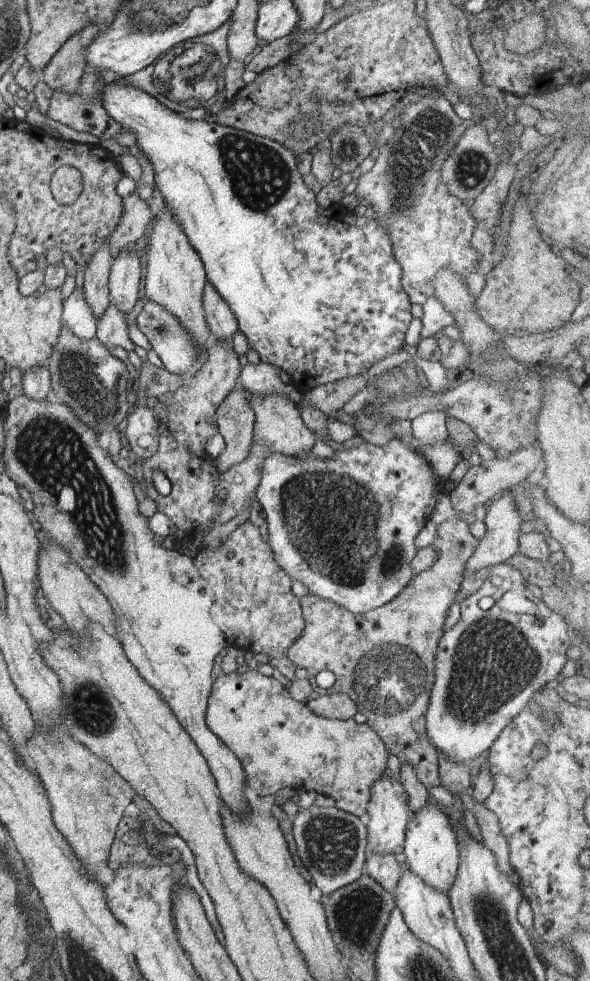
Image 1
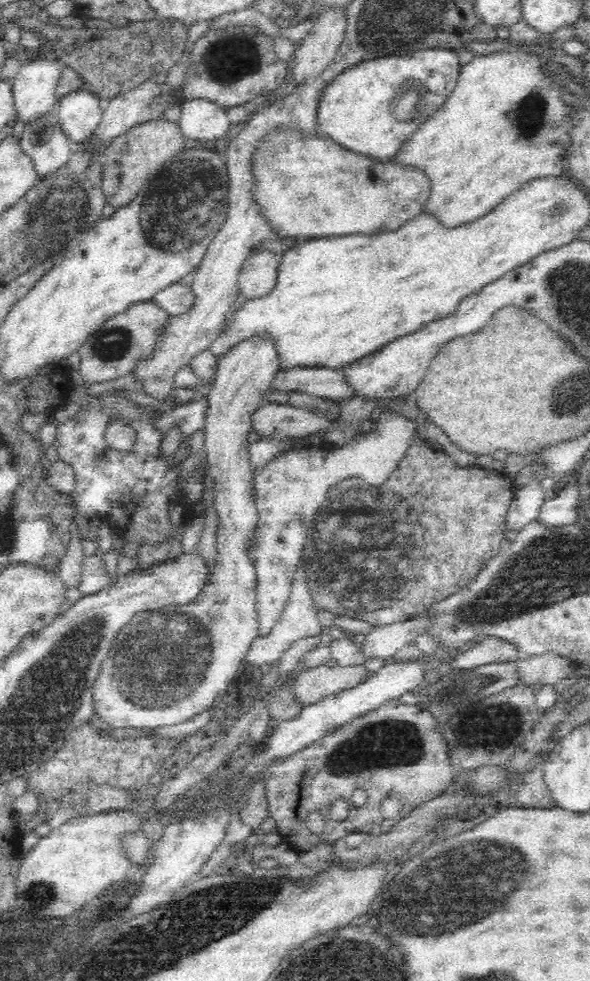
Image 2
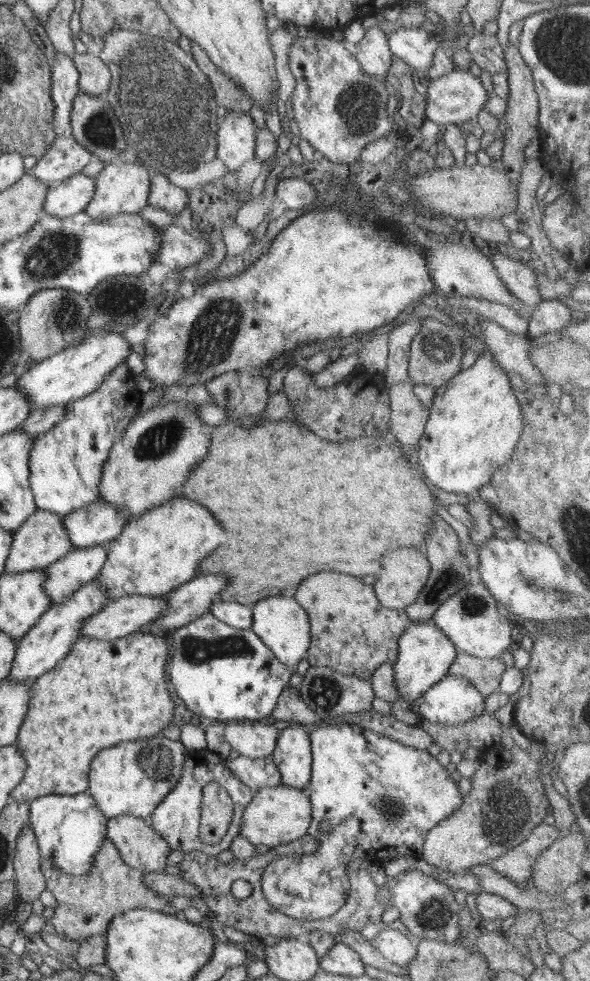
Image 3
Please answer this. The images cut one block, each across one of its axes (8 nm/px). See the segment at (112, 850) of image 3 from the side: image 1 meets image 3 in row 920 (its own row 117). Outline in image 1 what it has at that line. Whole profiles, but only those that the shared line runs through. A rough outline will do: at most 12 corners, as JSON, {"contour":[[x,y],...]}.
{"contour":[[98,74],[76,93],[54,91],[48,118],[100,141],[122,132],[104,110]]}

